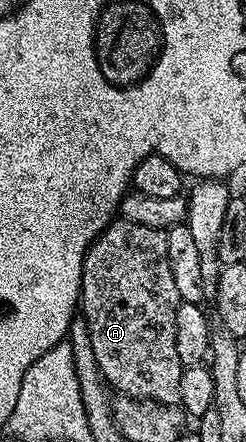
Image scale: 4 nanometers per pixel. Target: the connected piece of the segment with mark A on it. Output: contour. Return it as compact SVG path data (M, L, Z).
M118 218L95 238L86 251L82 267L80 316L86 321L88 334L92 334L92 351L96 353L96 362L100 362L102 379L115 393L131 400L178 404L184 367L176 354L174 334L179 303L176 281L168 267L168 242L163 229L140 226L131 220Z

